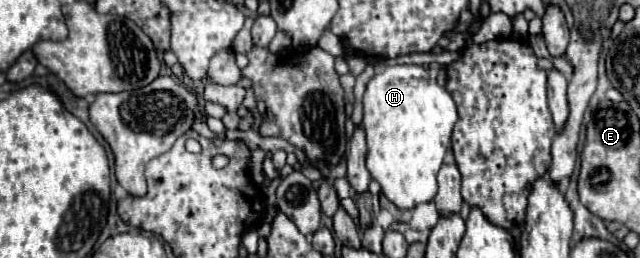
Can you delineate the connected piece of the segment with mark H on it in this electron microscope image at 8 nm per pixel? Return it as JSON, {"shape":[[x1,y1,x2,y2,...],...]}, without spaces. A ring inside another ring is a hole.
{"shape":[[387,65,367,83,363,95,363,129,367,135,367,169,381,185,383,195,399,209,413,209,419,203,433,201,437,193,437,171,443,165,451,131,457,123,457,105,453,97,421,65]]}

